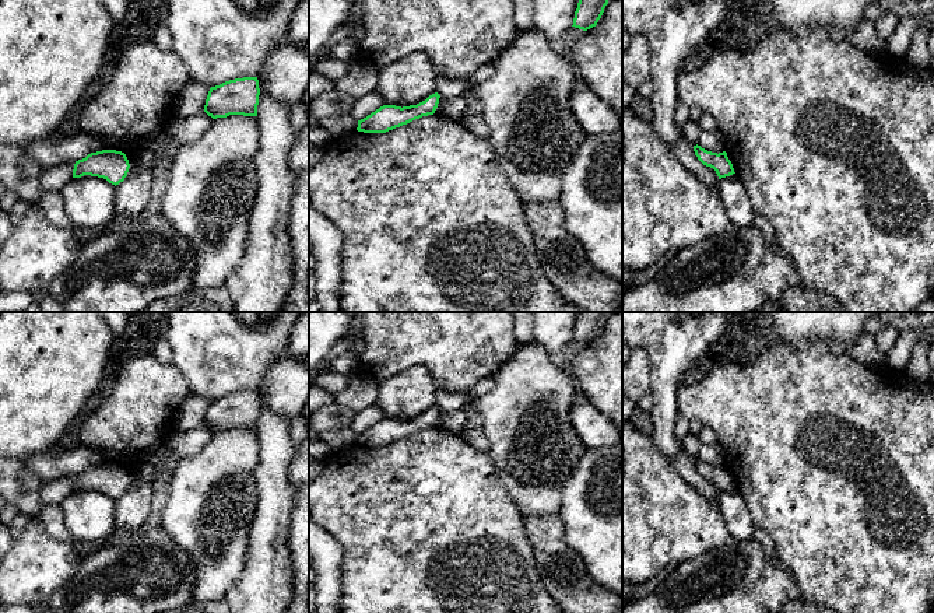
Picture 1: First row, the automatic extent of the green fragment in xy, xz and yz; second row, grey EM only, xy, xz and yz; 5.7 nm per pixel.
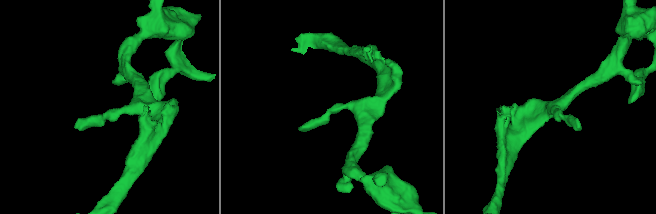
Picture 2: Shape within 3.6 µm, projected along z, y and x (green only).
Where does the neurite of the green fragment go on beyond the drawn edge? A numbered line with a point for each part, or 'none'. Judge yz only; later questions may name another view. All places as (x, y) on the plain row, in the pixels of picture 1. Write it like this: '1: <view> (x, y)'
none

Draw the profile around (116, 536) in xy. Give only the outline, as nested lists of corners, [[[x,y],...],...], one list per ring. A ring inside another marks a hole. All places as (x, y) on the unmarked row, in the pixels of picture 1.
[[[124,529],[124,530],[115,530],[106,537],[106,546],[124,542],[134,535],[136,530]]]

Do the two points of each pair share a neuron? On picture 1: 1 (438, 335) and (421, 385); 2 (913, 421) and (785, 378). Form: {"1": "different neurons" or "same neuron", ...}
{"1": "different neurons", "2": "same neuron"}

